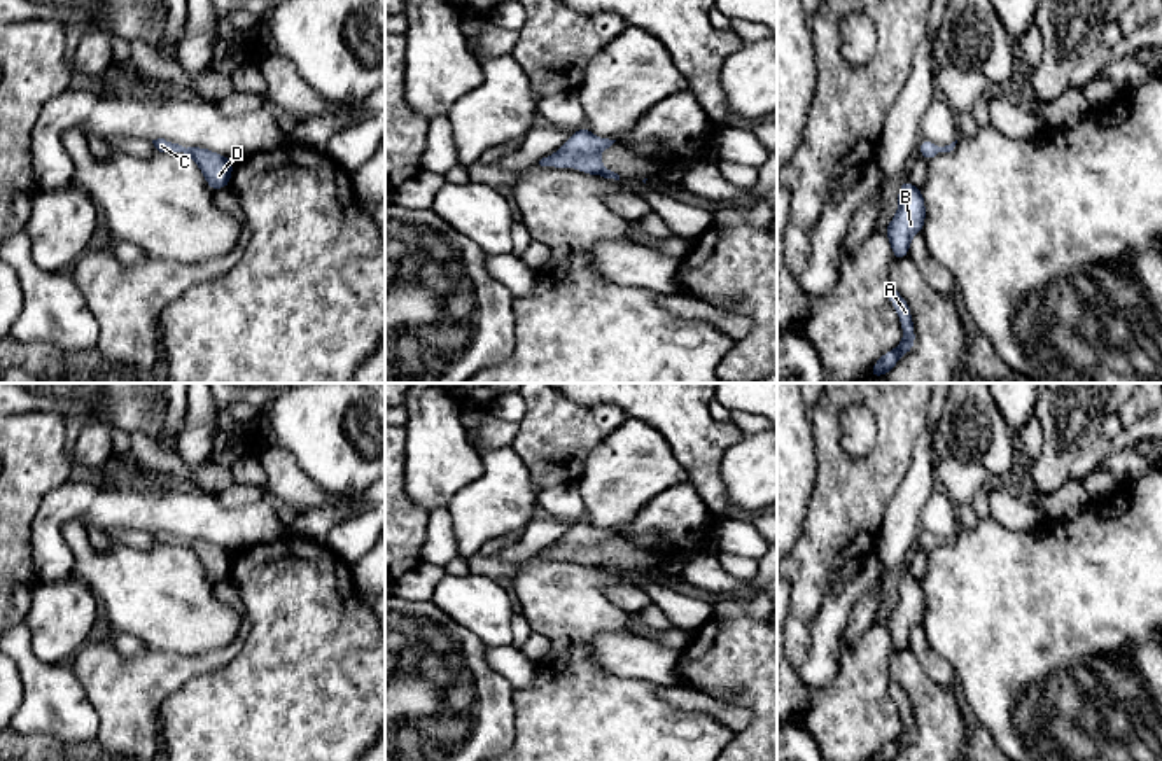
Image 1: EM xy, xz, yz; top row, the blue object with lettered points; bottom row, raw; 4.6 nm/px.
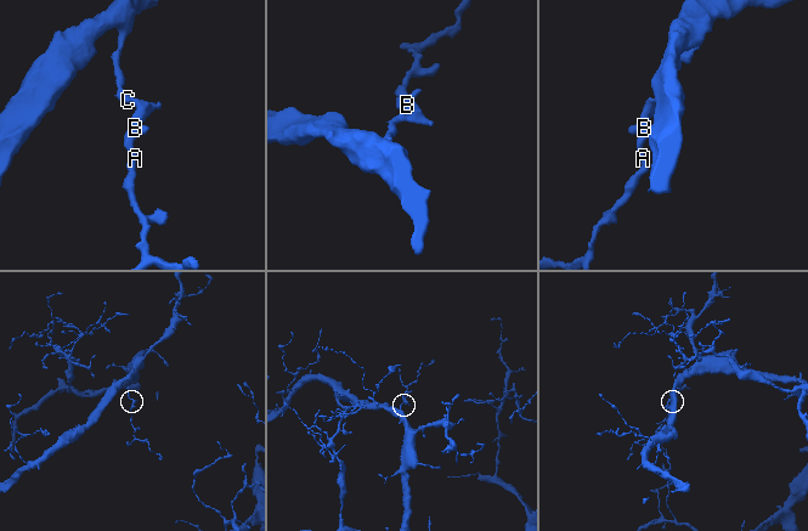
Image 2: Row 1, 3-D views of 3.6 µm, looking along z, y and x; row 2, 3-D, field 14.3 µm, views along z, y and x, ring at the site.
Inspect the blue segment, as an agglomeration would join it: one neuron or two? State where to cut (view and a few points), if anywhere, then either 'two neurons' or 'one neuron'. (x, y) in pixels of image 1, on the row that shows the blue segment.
no cut; one neuron

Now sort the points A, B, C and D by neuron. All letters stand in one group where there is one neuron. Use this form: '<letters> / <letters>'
A B C D

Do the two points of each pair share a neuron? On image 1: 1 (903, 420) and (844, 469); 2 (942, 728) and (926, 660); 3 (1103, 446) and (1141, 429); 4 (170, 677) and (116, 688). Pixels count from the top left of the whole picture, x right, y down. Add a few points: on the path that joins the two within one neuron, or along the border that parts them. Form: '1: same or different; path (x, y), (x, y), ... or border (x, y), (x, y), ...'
1: same; path (896, 438), (861, 469)
2: different; border (909, 648), (931, 679), (952, 688)
3: same; path (1112, 446), (1133, 436)
4: same; path (156, 677), (130, 688)

